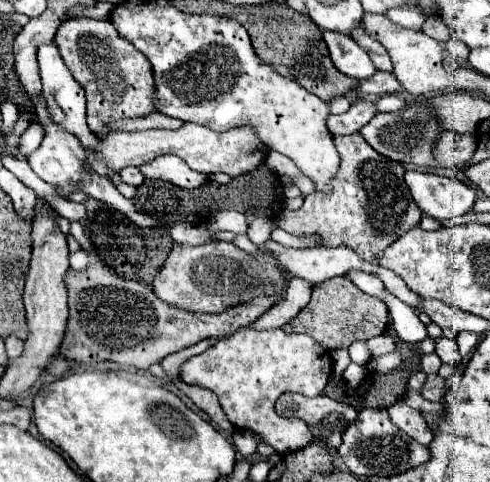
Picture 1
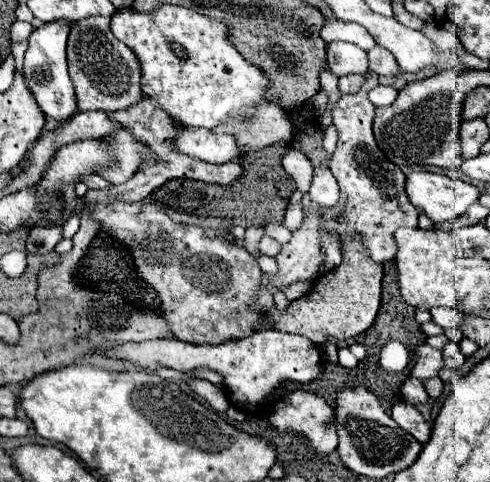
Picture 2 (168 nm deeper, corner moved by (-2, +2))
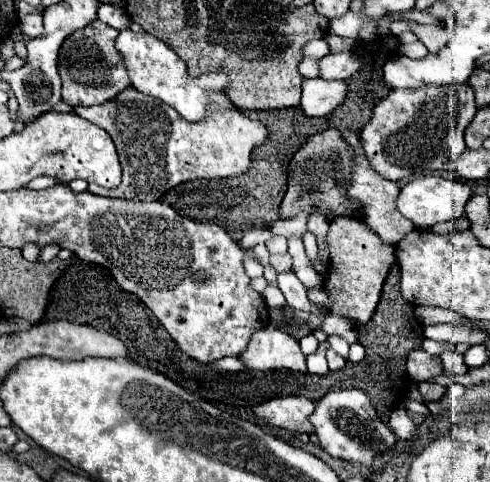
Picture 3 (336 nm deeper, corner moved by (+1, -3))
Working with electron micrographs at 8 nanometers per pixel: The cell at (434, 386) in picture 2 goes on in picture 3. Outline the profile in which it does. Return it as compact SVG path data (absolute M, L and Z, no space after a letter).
M423 382L419 384L419 392L425 402L439 402L445 396L445 386L435 384L435 382Z

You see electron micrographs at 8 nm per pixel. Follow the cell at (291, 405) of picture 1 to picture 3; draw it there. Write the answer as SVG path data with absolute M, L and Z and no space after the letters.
M285 396L285 398L273 398L269 402L263 402L255 406L255 414L269 420L275 426L313 434L313 424L309 422L309 416L313 414L315 404L303 396Z

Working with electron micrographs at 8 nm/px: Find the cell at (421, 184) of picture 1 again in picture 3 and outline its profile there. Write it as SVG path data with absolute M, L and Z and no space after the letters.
M419 176L419 178L415 178L403 186L403 190L397 198L397 208L417 228L431 228L437 222L447 222L447 220L459 218L465 210L465 204L471 198L471 194L473 194L473 190L465 182L435 178L435 176Z

